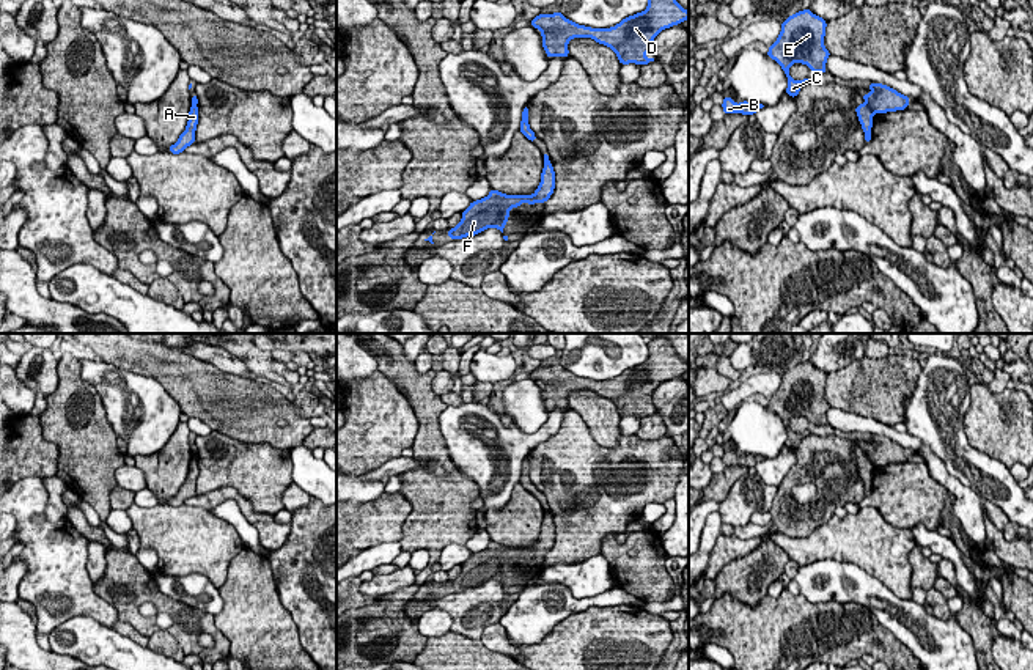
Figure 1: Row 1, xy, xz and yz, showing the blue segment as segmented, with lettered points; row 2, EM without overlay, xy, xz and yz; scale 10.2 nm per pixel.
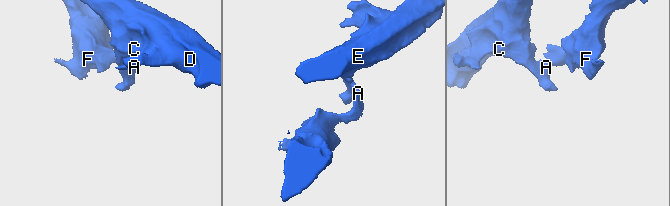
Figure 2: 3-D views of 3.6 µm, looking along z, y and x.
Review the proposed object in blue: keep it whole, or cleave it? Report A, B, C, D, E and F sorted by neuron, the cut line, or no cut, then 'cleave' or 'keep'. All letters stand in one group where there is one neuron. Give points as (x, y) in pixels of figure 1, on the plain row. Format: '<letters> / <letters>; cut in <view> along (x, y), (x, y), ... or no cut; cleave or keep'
A B C D E / F; cut in yz along (867, 455), (873, 466); cleave

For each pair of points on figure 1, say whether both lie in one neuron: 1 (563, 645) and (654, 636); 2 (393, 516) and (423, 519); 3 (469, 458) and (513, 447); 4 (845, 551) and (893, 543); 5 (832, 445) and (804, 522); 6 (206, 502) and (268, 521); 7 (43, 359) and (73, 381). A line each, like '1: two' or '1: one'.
1: one
2: two
3: one
4: one
5: one
6: one
7: two

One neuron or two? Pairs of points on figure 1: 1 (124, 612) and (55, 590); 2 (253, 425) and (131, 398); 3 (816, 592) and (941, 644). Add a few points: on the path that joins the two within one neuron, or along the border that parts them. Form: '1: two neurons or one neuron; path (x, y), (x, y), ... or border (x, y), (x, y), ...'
1: two neurons; border (91, 584), (93, 590), (115, 609), (120, 620)
2: two neurons; border (156, 381), (183, 412)
3: one neuron; path (848, 590), (867, 590), (903, 606), (914, 617)

